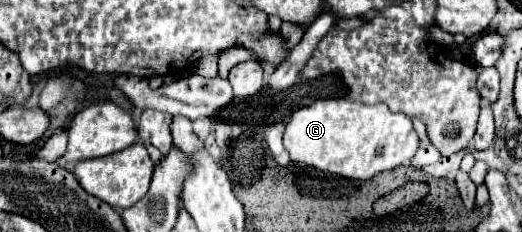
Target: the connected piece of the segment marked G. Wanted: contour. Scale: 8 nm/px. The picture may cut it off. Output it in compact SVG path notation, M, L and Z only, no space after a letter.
M325 98L317 100L311 106L299 108L293 112L287 130L285 130L285 146L291 152L291 158L303 162L307 166L323 168L329 174L337 174L351 180L369 180L371 176L393 170L397 166L405 166L419 148L419 136L411 126L411 118L405 114L395 114L383 104L365 104L349 98Z

